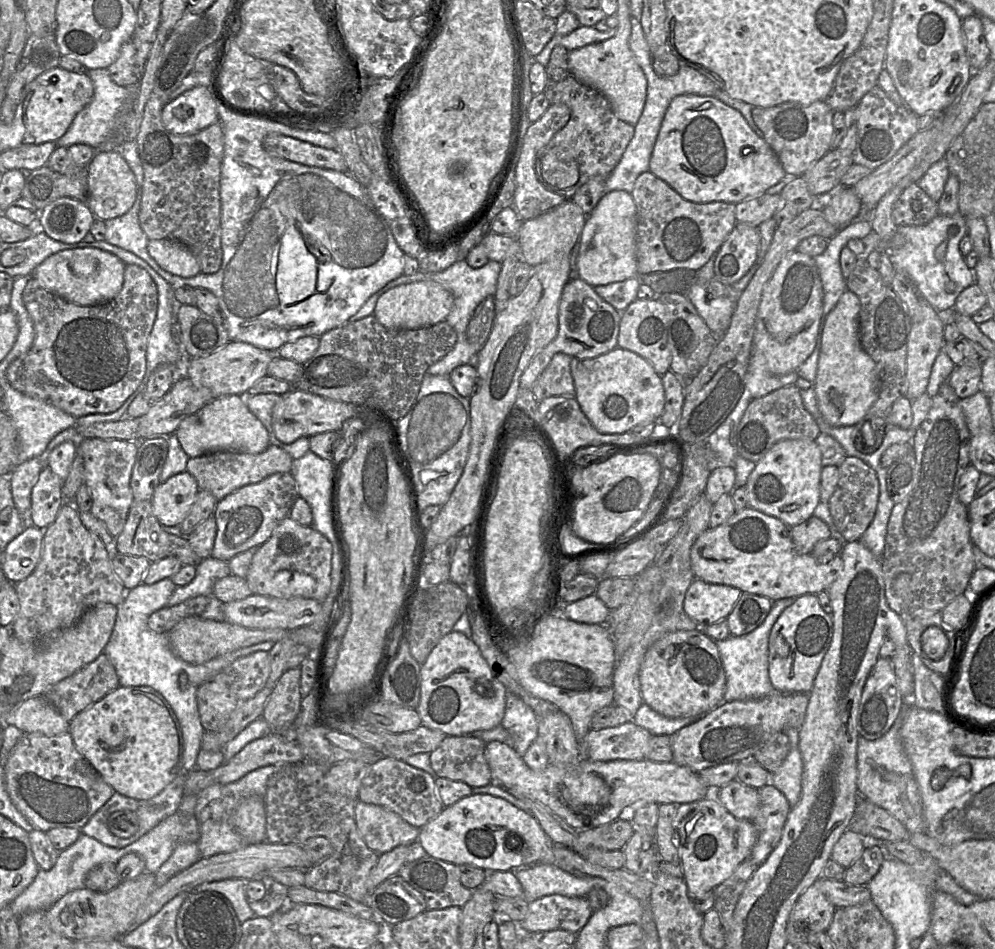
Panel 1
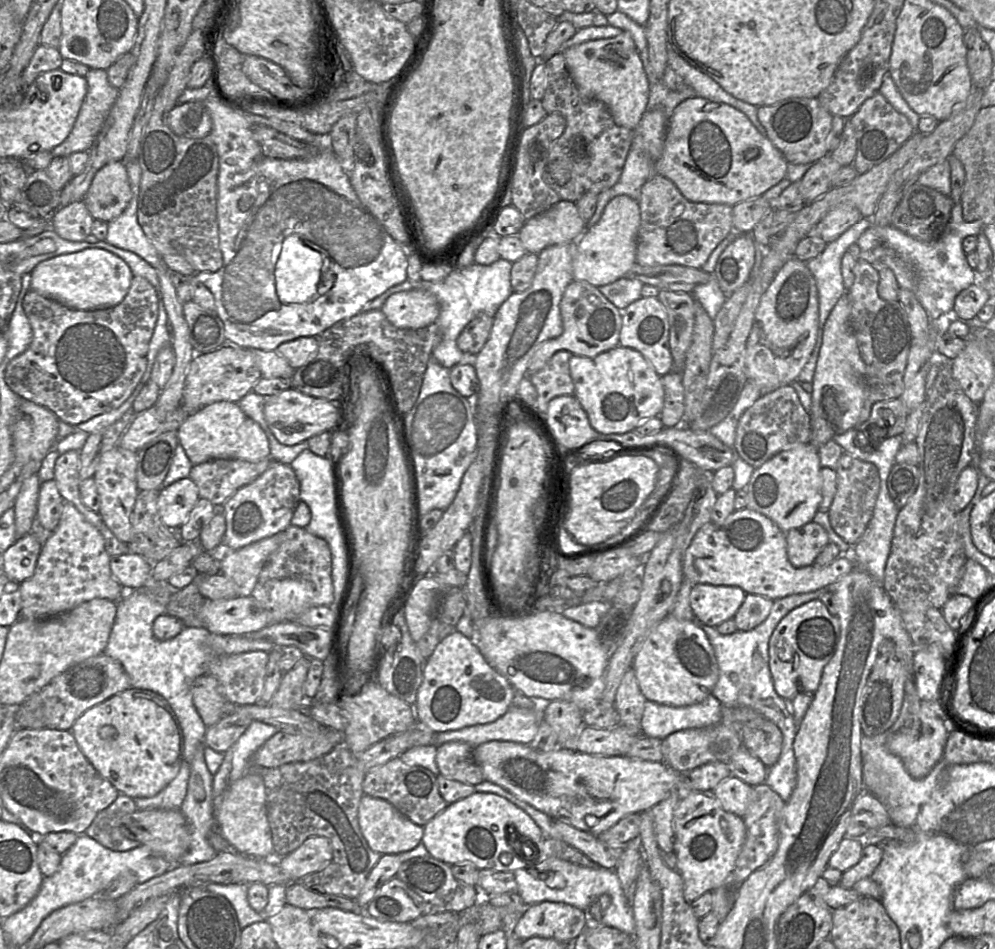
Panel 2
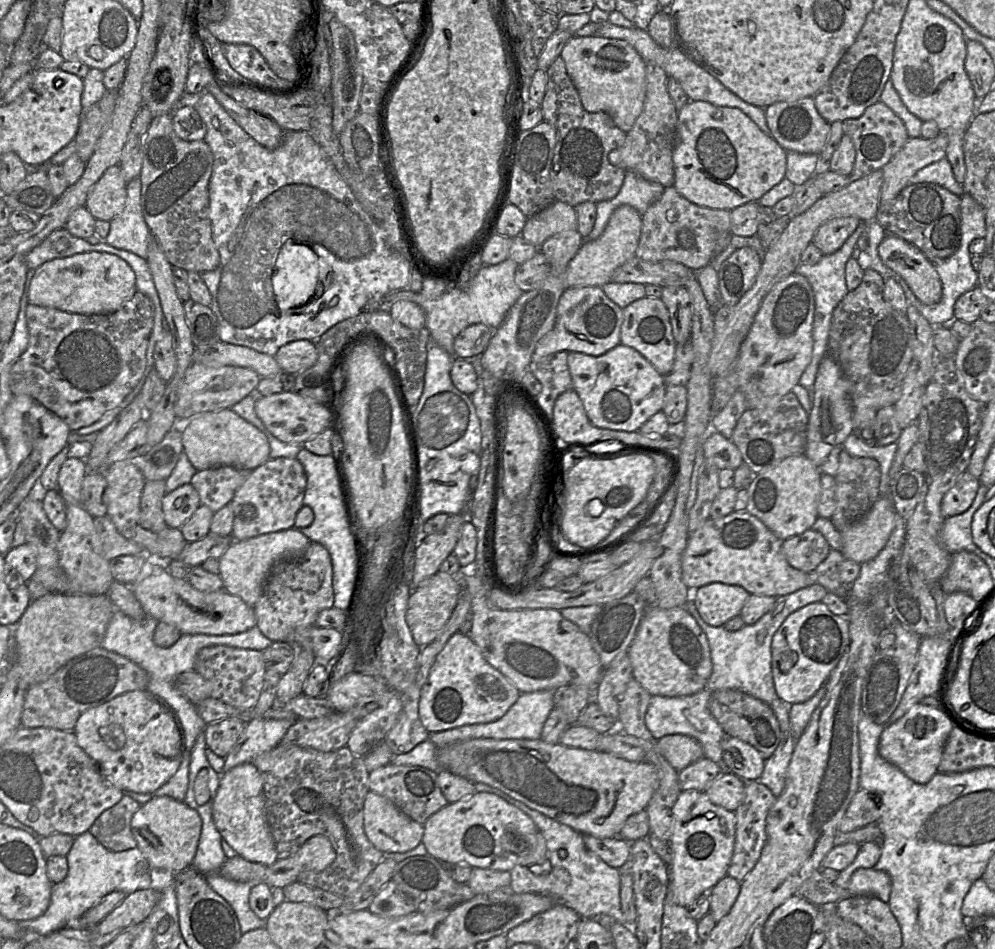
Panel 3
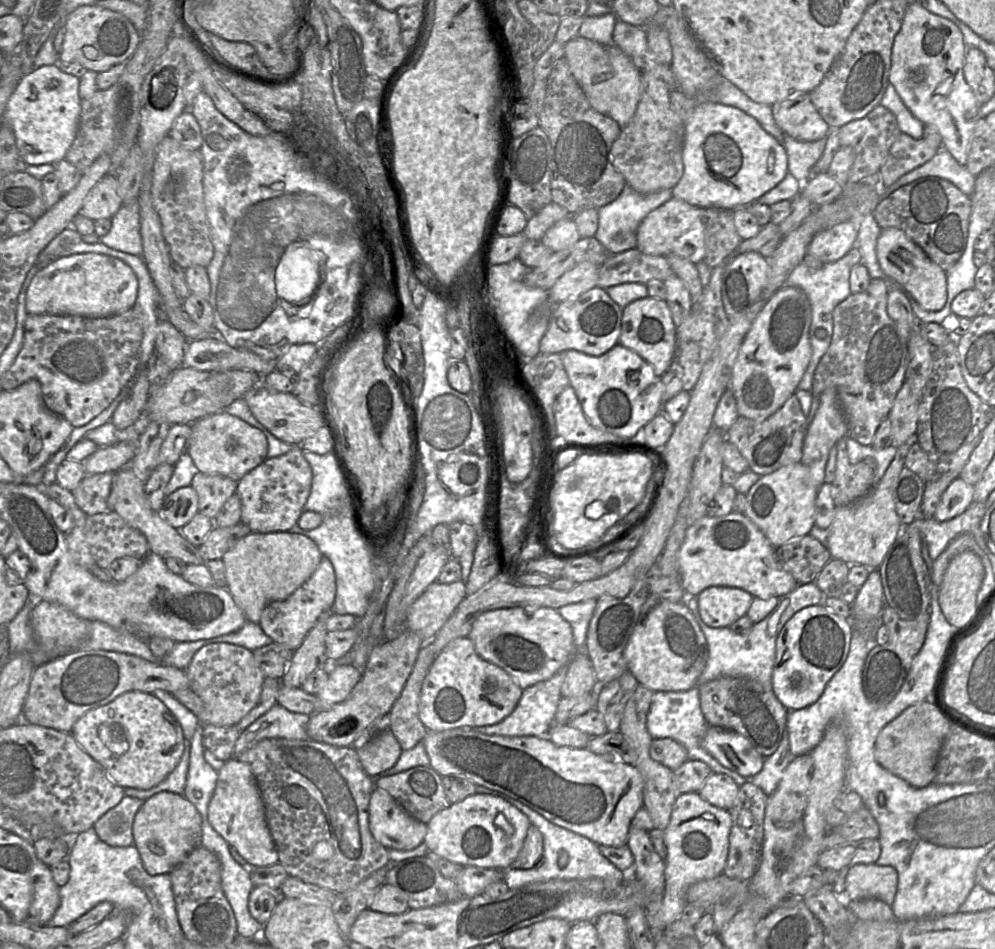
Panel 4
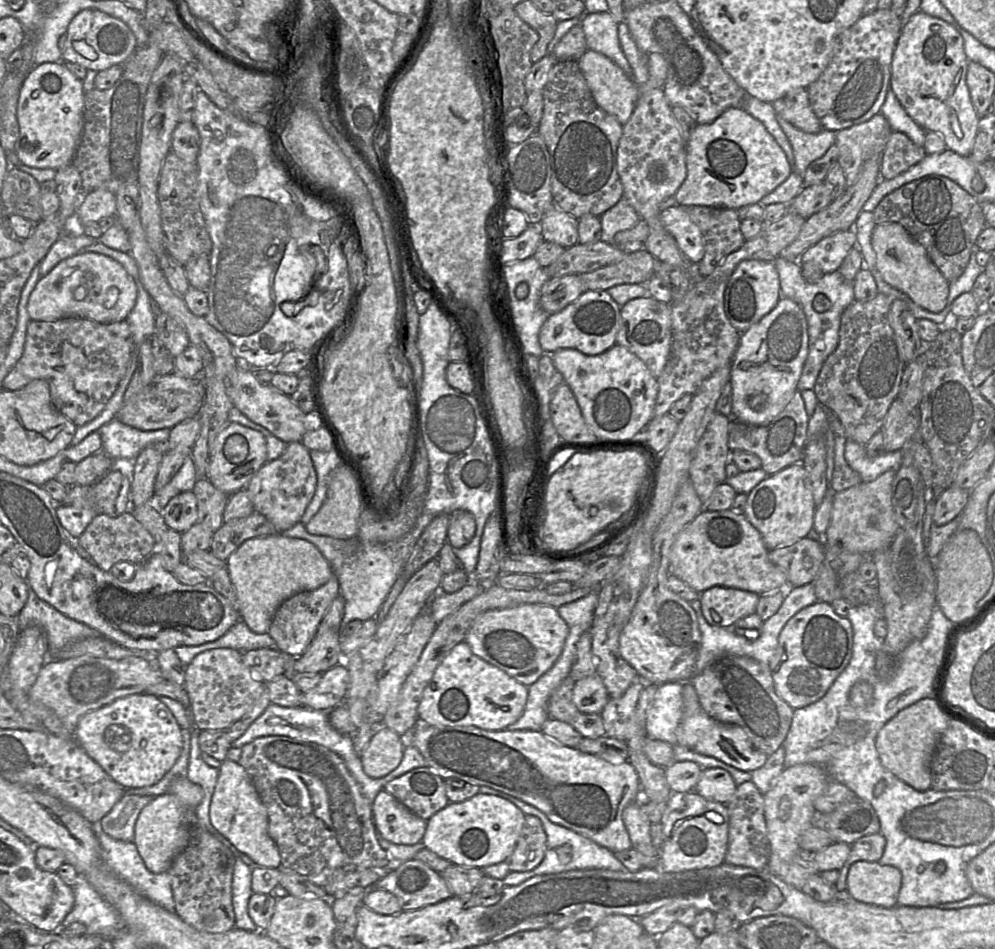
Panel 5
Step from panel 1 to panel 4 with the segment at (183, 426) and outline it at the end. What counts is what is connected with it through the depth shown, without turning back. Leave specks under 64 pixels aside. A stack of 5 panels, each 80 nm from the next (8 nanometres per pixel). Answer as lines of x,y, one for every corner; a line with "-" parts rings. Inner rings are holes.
227,411
208,415
191,426
192,433
186,453
201,473
222,475
239,481
267,458
268,441
265,435

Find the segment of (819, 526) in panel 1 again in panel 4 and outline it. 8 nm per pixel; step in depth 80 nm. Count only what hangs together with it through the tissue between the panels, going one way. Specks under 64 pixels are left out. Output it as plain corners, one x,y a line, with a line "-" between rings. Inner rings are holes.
809,534
777,547
775,554
798,585
814,582
832,558
827,547

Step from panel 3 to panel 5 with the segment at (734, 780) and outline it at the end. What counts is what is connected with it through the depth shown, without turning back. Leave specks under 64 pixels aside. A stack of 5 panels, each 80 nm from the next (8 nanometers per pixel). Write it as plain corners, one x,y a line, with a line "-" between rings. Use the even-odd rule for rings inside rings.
722,768
703,769
694,791
715,802
727,804
733,797
737,785
729,772

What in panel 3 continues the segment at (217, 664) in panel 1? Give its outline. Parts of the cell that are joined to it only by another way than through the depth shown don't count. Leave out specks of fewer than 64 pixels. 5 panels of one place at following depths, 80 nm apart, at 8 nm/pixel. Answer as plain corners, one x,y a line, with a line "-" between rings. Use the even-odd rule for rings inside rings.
116,609
109,621
100,647
128,658
147,672
148,684
146,690
162,698
175,714
184,733
185,749
190,752
197,737
204,731
207,724
199,715
195,705
174,688
175,678
183,672
194,670
195,659
202,648
223,645
262,651
271,646
273,641
268,639
256,625
238,634
182,634
171,647
163,648
157,646
153,641
153,634
158,622
157,619
148,615
142,620
135,620

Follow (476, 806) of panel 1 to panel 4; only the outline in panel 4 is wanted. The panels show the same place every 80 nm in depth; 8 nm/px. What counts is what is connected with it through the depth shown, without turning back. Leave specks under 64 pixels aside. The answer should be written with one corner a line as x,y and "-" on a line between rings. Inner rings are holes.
475,793
435,814
427,823
423,843
429,852
464,867
507,870
520,852
530,825
528,817
505,800

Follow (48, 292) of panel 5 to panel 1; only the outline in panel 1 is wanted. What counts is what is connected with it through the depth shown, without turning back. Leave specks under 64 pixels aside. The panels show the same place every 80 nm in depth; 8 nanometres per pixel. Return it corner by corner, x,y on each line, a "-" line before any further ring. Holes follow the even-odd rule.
91,248
69,249
69,250
59,251
57,253
51,255
50,257
48,257
44,262
42,262
34,270
33,274
30,277
35,278
38,281
38,283
40,284
40,286
43,287
45,290
47,290
57,296
60,296
69,302
78,304
80,306
96,306
96,305
104,304
104,303
107,303
107,302
113,300
120,293
122,286
123,286
123,282
124,282
125,266
126,266
126,264
121,259
119,259
117,256
115,256
114,254
107,252
107,251
103,251
100,249
91,249

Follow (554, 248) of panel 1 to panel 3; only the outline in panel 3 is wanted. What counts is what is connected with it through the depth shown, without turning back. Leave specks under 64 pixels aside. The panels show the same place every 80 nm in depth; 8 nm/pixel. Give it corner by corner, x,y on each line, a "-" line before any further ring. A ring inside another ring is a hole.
556,200
545,209
527,218
521,236
540,248
550,237
577,228
578,220
575,207

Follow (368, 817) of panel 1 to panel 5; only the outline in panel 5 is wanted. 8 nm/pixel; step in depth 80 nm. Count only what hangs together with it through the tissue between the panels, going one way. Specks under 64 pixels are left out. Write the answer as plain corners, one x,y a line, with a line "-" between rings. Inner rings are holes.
381,790
372,802
373,822
378,834
384,839
404,845
414,845
422,841
427,829
427,821
411,812
393,795

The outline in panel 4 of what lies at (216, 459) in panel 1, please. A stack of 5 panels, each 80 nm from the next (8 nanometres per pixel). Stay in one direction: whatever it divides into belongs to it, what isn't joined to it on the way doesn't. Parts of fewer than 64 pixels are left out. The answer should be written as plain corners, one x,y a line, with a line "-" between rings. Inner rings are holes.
198,472
191,487
198,495
198,512
214,520
225,502
236,493
238,481

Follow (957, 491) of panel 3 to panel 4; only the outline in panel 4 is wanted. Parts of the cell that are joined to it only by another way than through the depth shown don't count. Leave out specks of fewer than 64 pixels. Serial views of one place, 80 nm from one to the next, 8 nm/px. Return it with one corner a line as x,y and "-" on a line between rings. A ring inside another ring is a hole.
956,478
943,493
933,518
942,522
962,514
973,502
973,494
973,485

